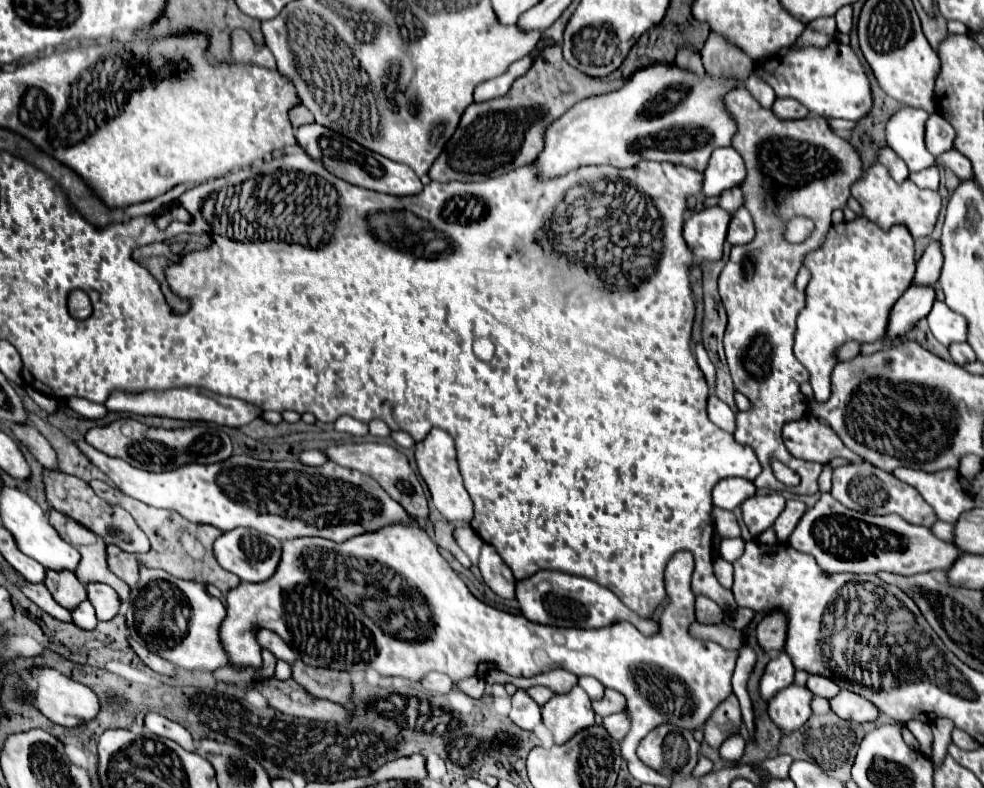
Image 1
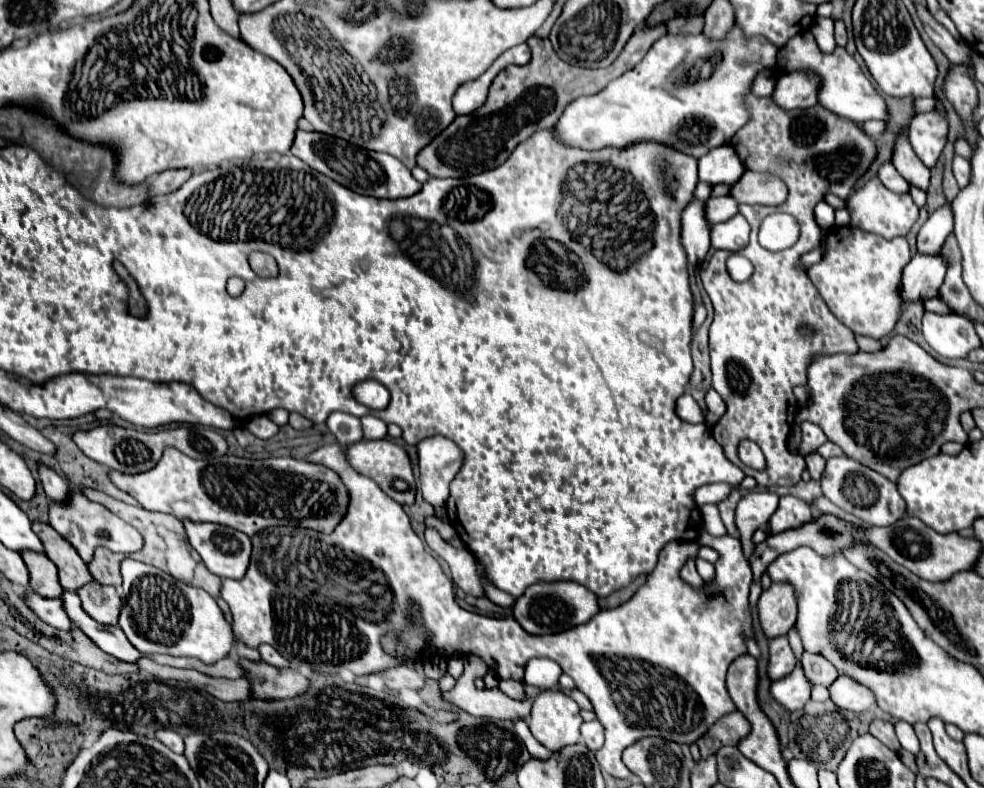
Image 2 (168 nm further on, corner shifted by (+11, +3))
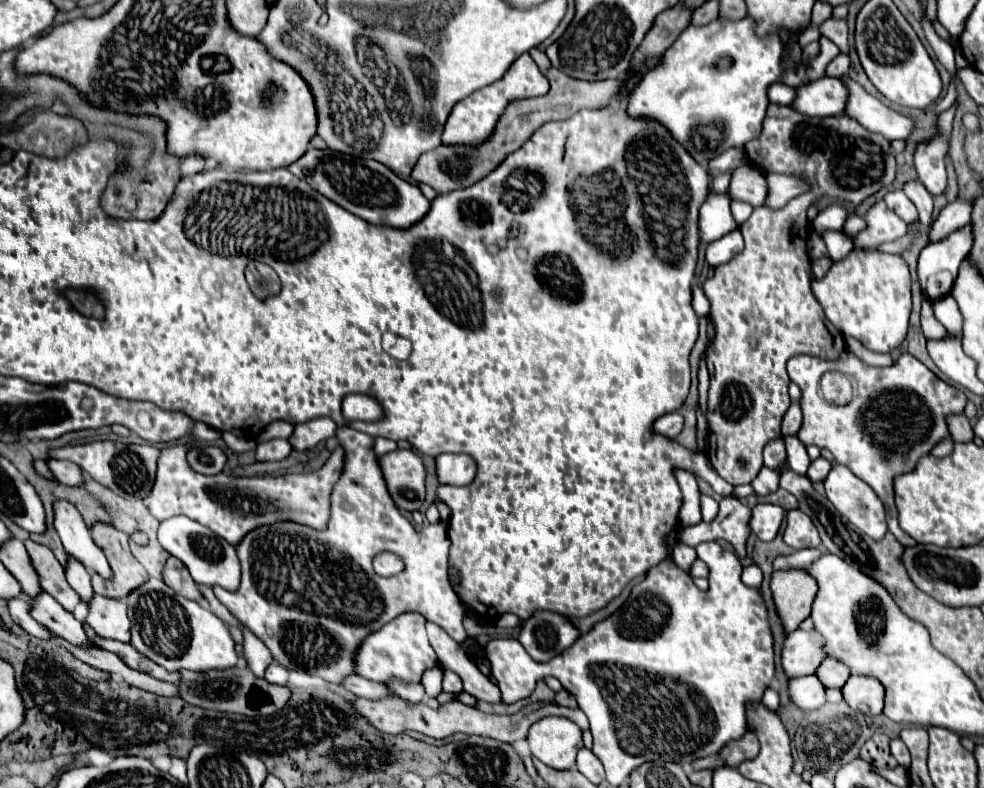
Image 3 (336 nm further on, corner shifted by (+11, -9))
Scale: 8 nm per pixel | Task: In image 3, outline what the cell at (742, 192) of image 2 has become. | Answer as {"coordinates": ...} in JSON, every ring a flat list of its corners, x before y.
{"coordinates":[[766,175,768,181,768,201,764,201,764,207,780,209,784,207,792,197,804,193,808,185,802,179,790,177,790,175]]}

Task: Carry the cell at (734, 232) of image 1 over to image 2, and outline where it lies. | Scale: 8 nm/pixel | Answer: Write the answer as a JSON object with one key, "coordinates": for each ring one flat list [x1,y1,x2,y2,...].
{"coordinates":[[736,215,730,221,714,225,712,247,736,253,748,245,748,235,750,235,748,221,742,215]]}

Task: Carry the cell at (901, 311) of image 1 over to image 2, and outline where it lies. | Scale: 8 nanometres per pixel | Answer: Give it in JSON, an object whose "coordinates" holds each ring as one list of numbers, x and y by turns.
{"coordinates":[[916,253,912,261,904,269,902,277,902,299,904,303,910,301,924,301,930,299,932,295,938,295,940,285,944,283,944,273,948,271,948,261,944,259,942,253,936,255,926,255,926,253]]}

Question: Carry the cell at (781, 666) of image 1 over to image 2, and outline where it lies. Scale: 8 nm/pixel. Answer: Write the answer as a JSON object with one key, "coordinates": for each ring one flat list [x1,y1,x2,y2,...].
{"coordinates":[[774,637,770,639,770,661,768,661,768,675,776,681,780,677,786,677,794,667,798,665,798,659,788,643,788,637]]}

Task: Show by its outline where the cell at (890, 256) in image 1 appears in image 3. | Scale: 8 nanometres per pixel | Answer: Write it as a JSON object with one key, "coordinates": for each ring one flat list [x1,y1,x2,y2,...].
{"coordinates":[[852,249,844,259,836,261,824,279,812,279,812,293,818,299,818,303,824,309,826,319,842,331,846,337,858,339,864,347,876,351,876,353,890,353,892,349,900,347,900,343,906,337,908,331,908,319,910,319,910,273,908,263,902,255,882,253,882,251,864,251,864,249]]}

